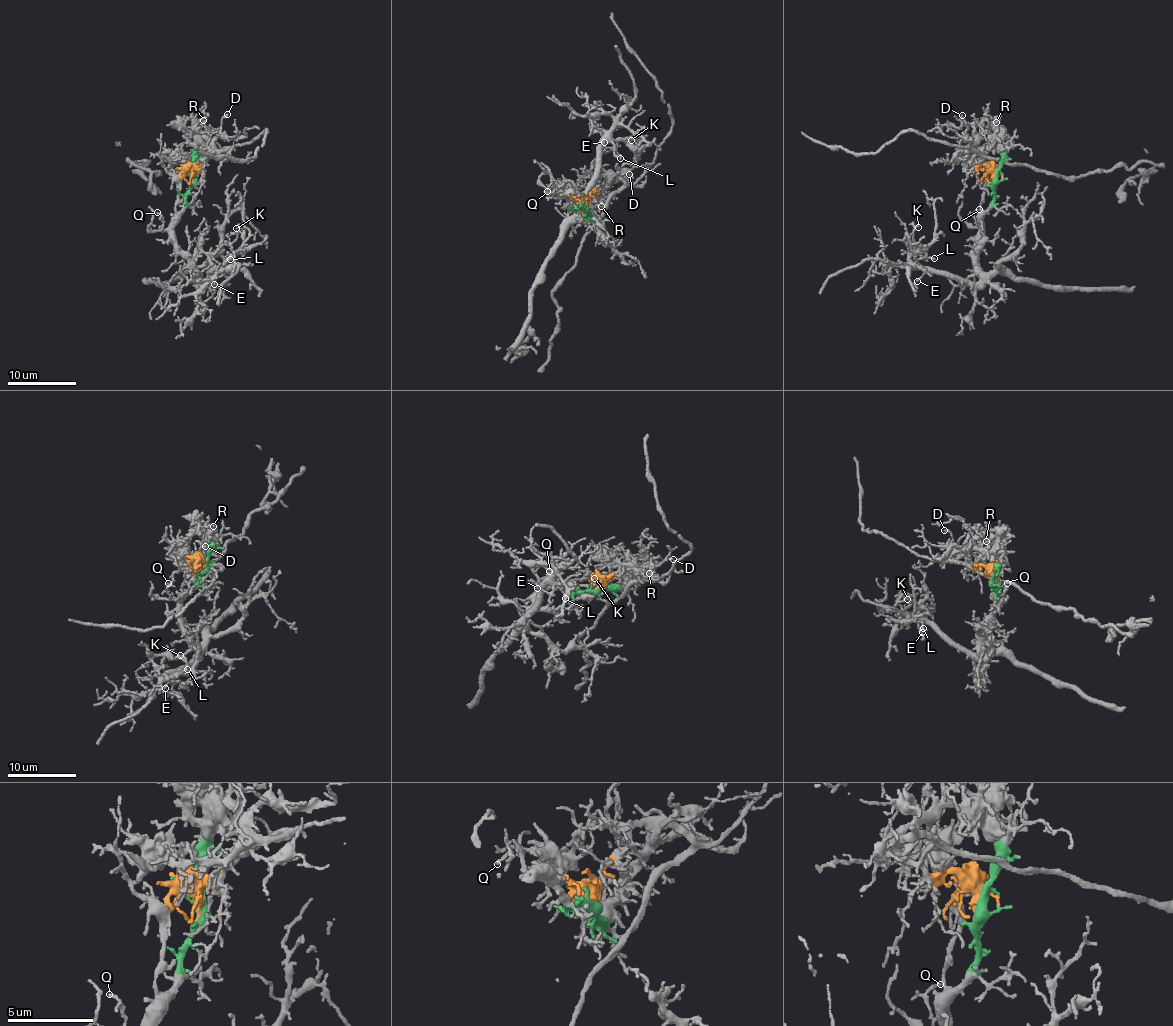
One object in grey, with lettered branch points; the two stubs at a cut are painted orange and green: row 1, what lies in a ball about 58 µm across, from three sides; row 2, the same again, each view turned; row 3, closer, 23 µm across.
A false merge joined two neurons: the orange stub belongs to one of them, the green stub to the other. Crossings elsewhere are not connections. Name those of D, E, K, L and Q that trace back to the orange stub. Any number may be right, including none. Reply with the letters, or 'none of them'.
D

